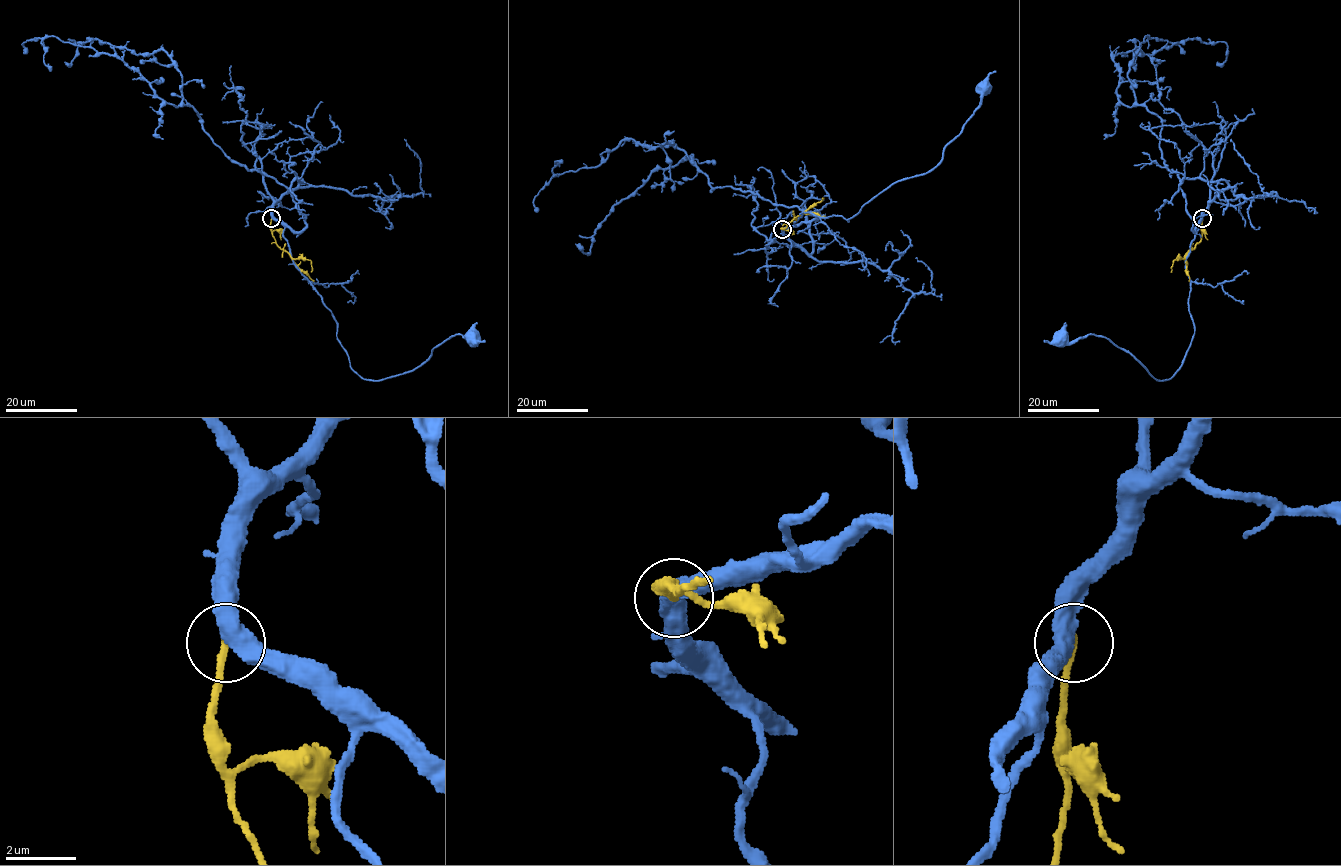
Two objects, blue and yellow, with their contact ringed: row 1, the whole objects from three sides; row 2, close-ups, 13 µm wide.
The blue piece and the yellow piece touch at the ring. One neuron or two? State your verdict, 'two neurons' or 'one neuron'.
two neurons

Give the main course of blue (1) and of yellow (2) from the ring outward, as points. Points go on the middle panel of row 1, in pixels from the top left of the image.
1: (782, 229), (795, 226), (804, 213), (848, 221), (892, 185), (934, 168), (980, 103), (984, 87)
2: (782, 230), (823, 197)

